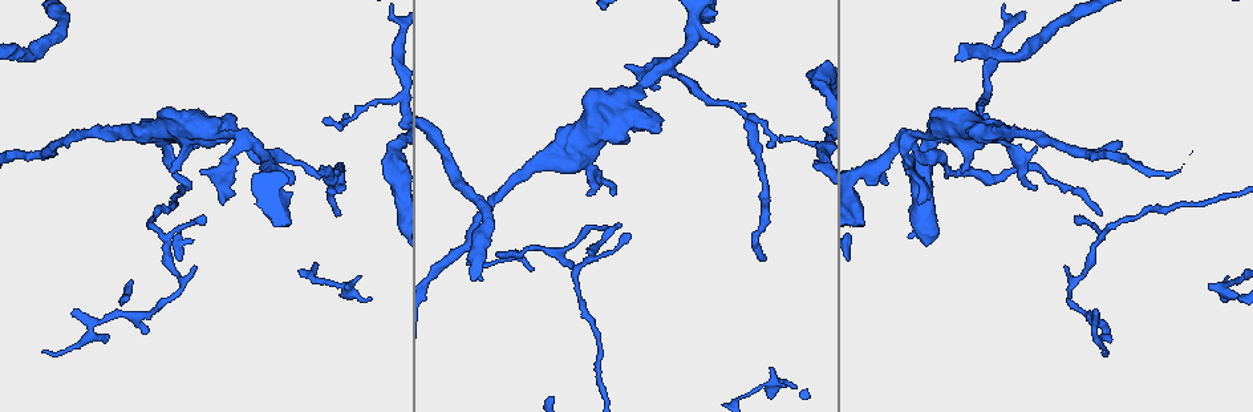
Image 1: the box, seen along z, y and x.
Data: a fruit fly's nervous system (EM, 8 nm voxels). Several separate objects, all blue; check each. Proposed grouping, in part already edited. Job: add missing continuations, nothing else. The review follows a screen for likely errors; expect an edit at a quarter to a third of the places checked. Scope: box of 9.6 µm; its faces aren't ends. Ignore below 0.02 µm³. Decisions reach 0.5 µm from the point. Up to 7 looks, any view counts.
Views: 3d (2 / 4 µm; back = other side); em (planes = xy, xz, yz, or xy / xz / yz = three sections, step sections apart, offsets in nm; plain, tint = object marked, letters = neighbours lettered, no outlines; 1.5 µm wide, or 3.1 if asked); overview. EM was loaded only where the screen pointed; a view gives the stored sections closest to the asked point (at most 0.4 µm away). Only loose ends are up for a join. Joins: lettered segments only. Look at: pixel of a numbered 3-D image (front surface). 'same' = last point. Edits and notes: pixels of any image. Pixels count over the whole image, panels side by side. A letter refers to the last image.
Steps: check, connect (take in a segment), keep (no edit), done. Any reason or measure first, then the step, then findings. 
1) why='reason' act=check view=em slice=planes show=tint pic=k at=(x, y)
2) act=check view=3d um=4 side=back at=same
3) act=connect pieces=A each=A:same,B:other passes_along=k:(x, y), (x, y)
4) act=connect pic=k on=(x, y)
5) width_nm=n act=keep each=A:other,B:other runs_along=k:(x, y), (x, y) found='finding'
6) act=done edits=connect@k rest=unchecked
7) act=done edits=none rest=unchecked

why='branch stops here' act=check view=em slice=xz step=8 show=letters pic=1 at=(1120, 142)

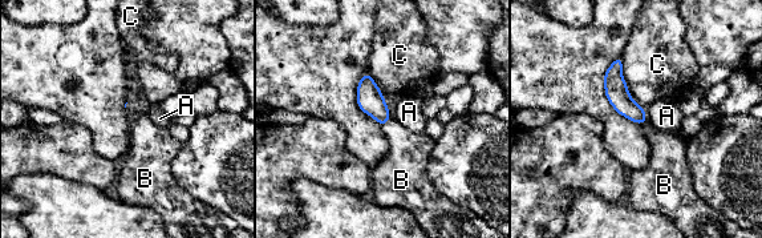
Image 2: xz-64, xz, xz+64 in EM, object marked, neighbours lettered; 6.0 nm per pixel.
act=check view=em slice=planes show=letters at=same

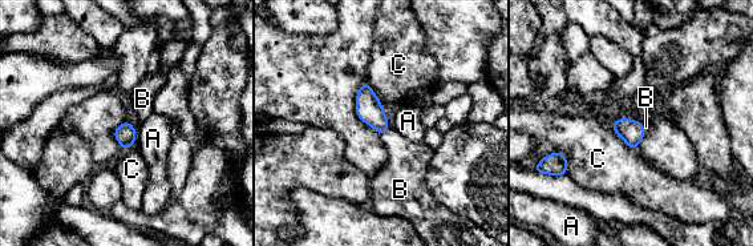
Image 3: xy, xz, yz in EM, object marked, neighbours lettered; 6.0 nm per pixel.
act=connect pieces=B each=A:other,B:same,C:other passes_along=3:(368, 108), (384, 132), (407, 165) found='it goes on there'

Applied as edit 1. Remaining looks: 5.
why='see it whole again' act=check view=overview

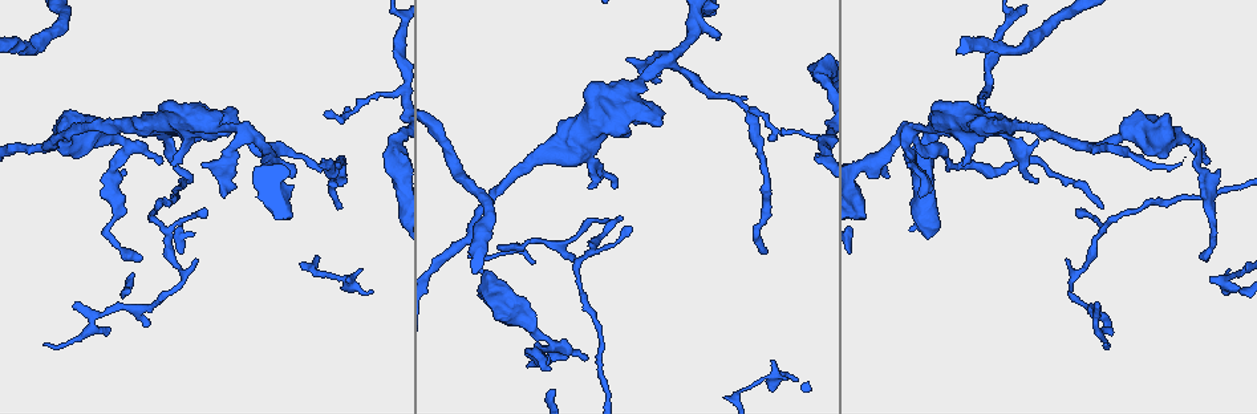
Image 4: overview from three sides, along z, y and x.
act=check view=3d um=2 pic=4 at=(919, 193)

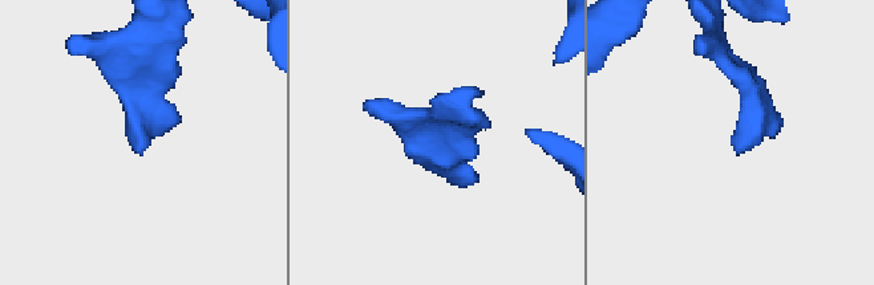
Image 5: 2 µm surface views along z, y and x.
why='need the tissue' act=check view=em slice=planes show=plain pic=5 at=(733, 143)

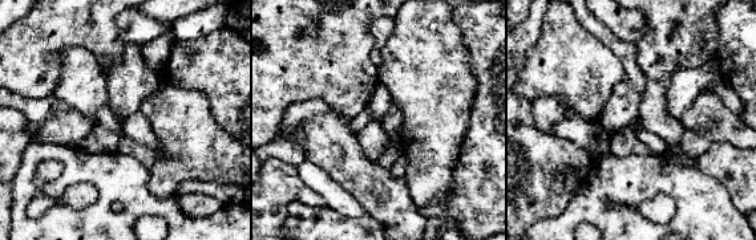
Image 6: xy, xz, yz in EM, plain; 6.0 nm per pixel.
why='what lies round it' act=check view=em slice=planes show=letters at=same

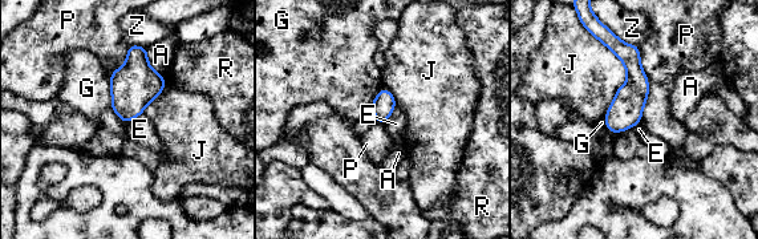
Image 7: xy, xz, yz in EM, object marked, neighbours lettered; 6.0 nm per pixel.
act=keep each=A:other,E:other,G:other,J:other,P:other,R:other,Z:other runs_along=7:(615, 41), (632, 96), (613, 129) found='no lettered segment goes on from it'

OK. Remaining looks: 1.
act=done edits=connect@3 rest=unchecked

